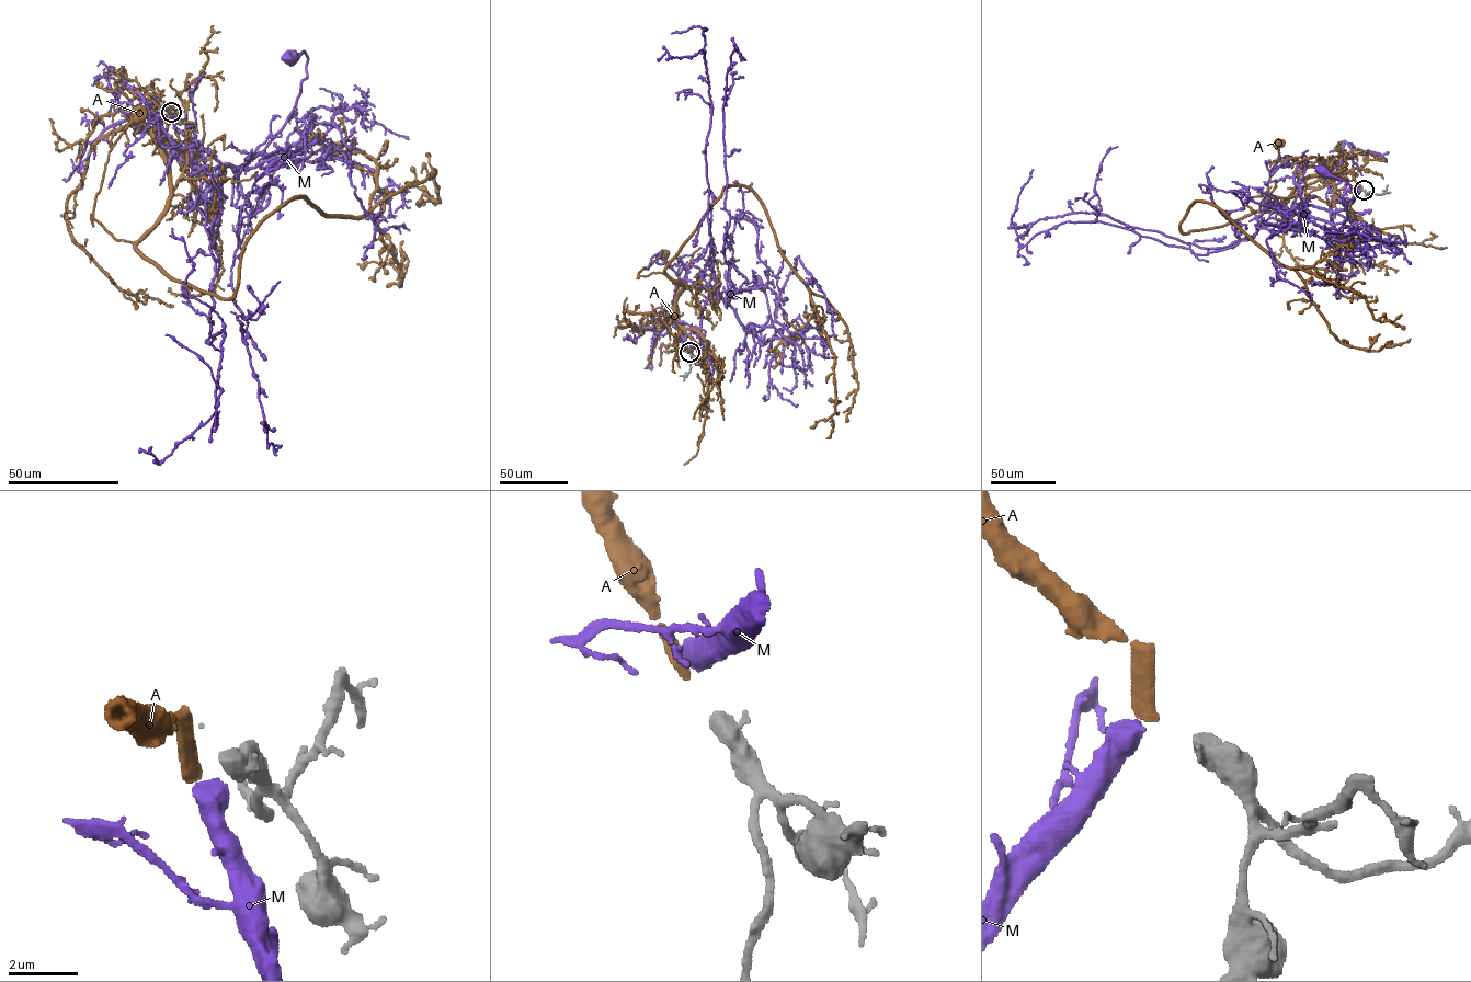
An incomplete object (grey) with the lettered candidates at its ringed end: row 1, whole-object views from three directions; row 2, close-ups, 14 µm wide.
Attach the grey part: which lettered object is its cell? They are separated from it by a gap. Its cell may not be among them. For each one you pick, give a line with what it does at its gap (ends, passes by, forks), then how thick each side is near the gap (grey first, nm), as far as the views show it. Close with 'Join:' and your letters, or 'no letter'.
A: it ends | 400/420 nm
Join: A

